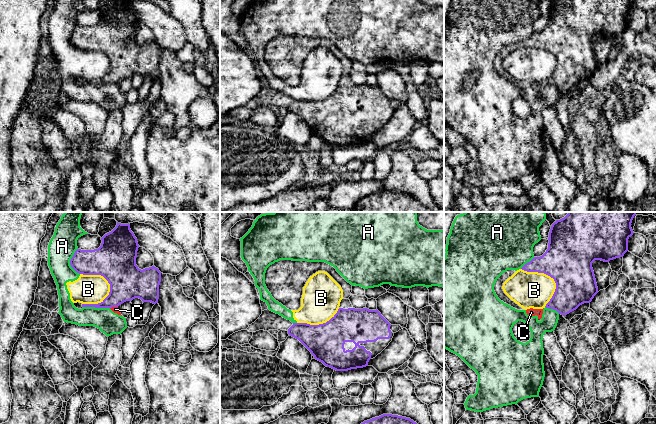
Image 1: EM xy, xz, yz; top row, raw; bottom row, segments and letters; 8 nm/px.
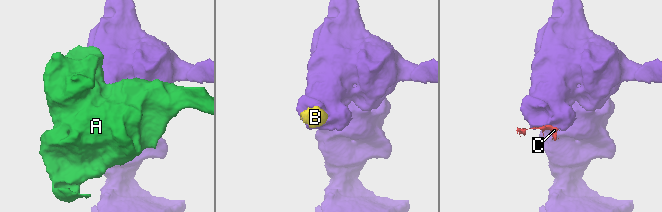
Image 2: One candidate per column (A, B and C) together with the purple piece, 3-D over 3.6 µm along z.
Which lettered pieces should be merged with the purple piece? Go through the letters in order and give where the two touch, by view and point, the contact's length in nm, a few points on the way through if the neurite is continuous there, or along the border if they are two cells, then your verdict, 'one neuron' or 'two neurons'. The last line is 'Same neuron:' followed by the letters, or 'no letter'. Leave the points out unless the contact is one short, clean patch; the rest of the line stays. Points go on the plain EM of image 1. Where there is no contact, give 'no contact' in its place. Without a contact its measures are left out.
A: contact xy (70, 37); length 220 nm; two neurons
B: contact xy (104, 53); length 300 nm; two neurons
C: contact xy (113, 82); length 70 nm; border xy (117, 82), (110, 84); two neurons
Same neuron: no letter

